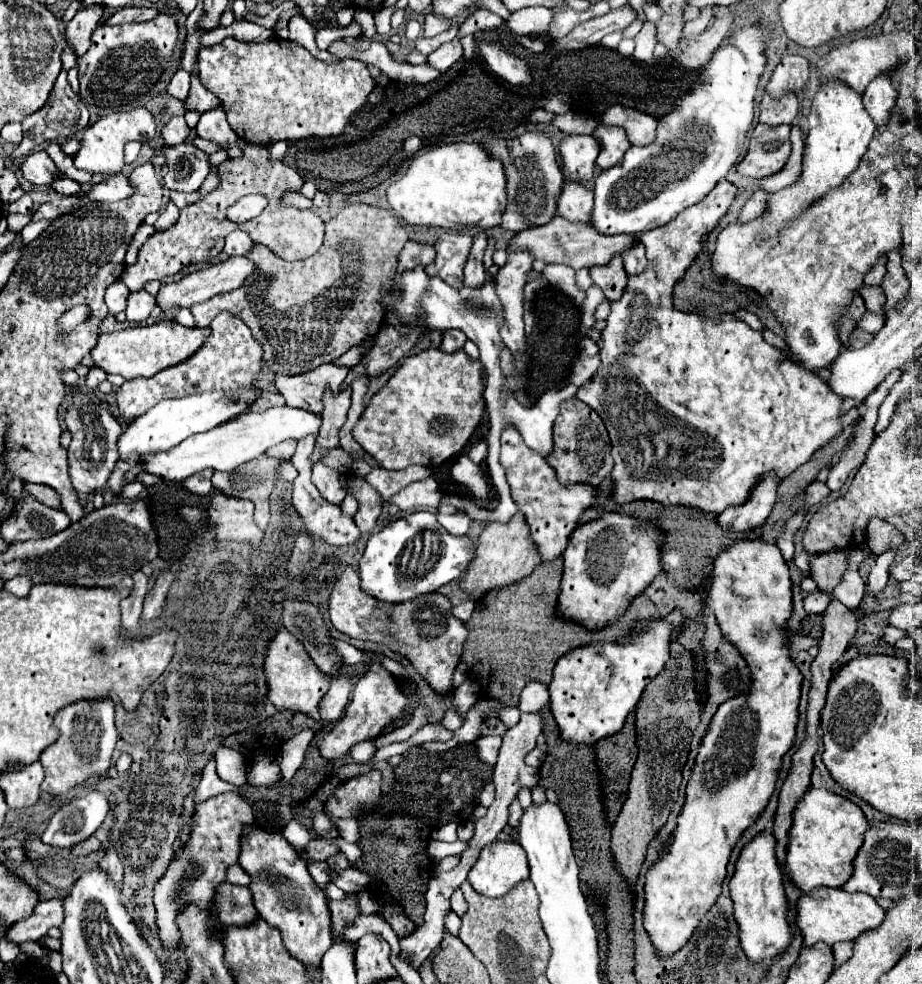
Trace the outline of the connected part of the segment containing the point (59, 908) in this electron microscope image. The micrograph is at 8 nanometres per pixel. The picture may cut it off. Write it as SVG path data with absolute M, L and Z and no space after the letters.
M49 899L49 901L39 901L33 909L33 913L17 923L13 923L5 939L13 941L17 945L27 943L27 941L39 941L41 937L47 935L51 927L59 927L63 923L63 903L61 899Z

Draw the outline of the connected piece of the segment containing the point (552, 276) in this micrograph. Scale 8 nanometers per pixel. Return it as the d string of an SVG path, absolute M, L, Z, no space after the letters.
M545 265L543 275L549 279L551 285L559 287L565 295L569 295L577 305L583 303L585 293L577 289L577 285L575 285L575 271L571 267L565 267L565 265Z

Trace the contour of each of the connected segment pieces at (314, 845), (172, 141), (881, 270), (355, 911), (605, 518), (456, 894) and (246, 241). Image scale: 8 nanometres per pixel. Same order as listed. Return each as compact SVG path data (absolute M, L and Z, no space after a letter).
M319 837L319 839L311 839L309 845L307 845L307 855L315 861L327 861L329 857L337 855L339 845L337 843L329 843L329 841L337 841L337 839L325 839L325 837Z
M175 115L165 123L165 127L161 131L161 139L165 145L177 145L179 141L185 141L189 137L189 133L191 133L191 129L185 123L185 117Z
M881 257L881 261L877 261L877 265L873 269L869 269L869 273L865 275L865 285L881 285L883 277L885 277L885 265L887 265L887 257Z
M345 893L345 899L341 899L341 901L329 899L329 909L331 909L331 917L333 917L333 931L337 933L335 941L349 941L347 937L341 935L341 931L347 929L349 925L353 925L353 921L361 915L357 893Z
M603 511L595 521L579 525L569 539L567 549L563 551L563 581L559 607L565 617L583 623L587 629L601 629L609 621L615 621L627 605L637 597L645 587L661 573L661 563L657 563L657 543L661 543L661 533L657 533L657 525L649 525L649 529L641 529L641 521L637 517L625 517L621 511Z
M455 889L455 891L453 891L453 897L451 897L451 909L453 909L453 911L459 915L459 917L465 913L467 903L465 903L465 899L463 899L461 889Z
M233 231L225 237L225 253L227 255L245 255L249 249L253 247L253 241L249 235L245 235L243 231Z

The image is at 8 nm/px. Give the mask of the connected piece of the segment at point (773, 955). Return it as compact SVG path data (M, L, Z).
M761 831L755 835L741 851L735 863L735 875L731 879L731 899L735 903L733 915L739 923L739 939L745 955L753 963L771 963L789 947L793 941L793 933L789 933L789 921L785 921L785 913L789 913L789 899L785 897L783 873L777 861L777 839L773 831Z

